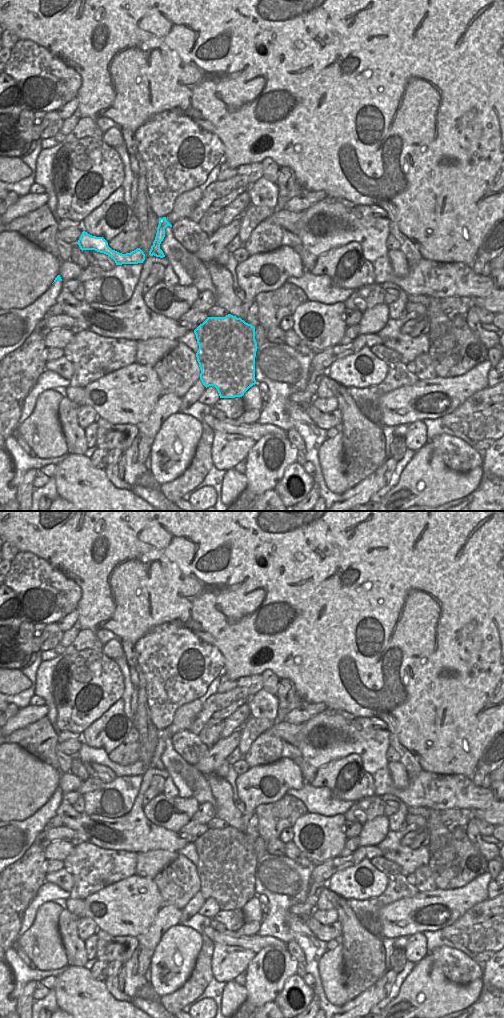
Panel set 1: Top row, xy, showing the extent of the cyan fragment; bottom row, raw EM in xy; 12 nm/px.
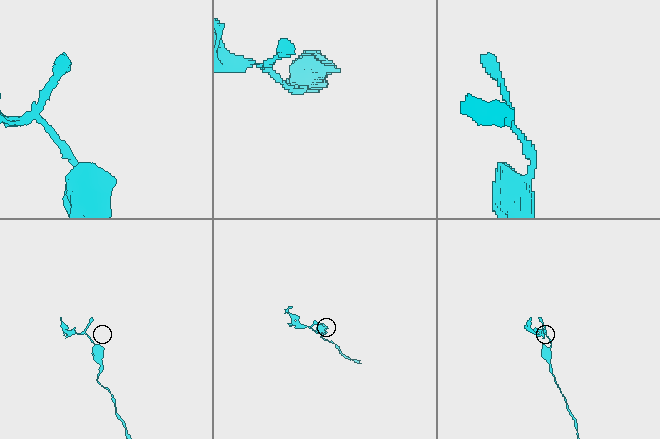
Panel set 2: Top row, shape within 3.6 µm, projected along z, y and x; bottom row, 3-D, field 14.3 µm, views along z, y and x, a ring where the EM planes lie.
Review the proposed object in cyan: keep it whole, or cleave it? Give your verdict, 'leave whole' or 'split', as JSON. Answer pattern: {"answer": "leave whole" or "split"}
{"answer": "split"}

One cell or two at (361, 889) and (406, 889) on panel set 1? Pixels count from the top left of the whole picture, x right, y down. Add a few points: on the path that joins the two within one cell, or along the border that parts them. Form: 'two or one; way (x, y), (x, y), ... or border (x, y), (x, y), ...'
two; border (388, 877), (388, 883), (382, 892), (363, 900)

